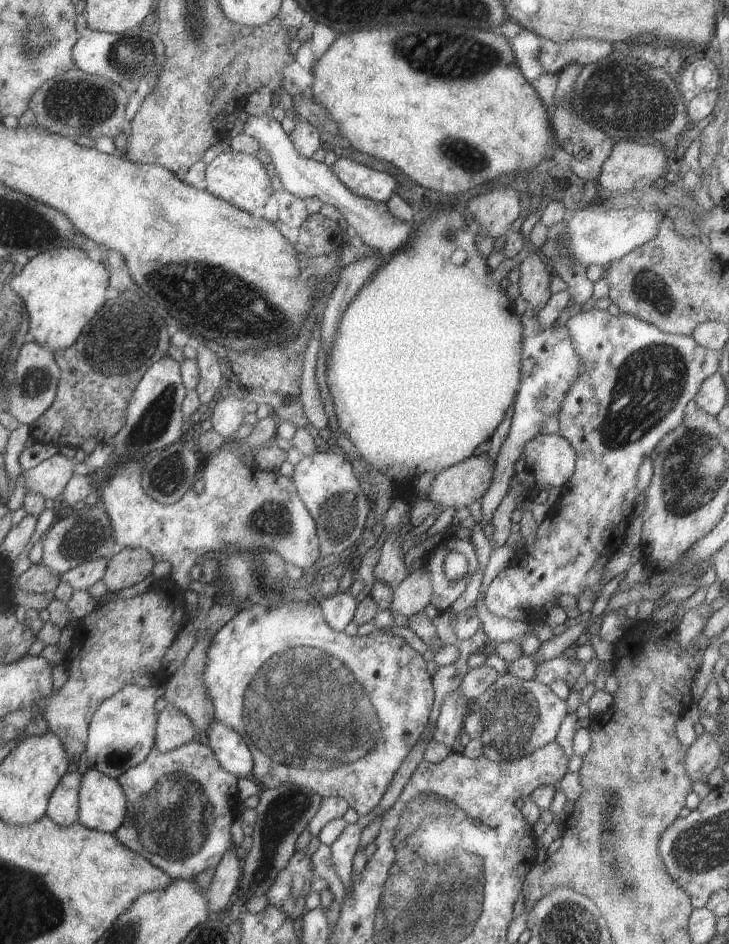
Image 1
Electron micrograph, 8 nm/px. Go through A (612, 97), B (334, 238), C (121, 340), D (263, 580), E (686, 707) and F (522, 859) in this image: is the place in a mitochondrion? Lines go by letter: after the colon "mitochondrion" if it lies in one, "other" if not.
A: mitochondrion
B: other
C: mitochondrion
D: mitochondrion
E: other
F: other

